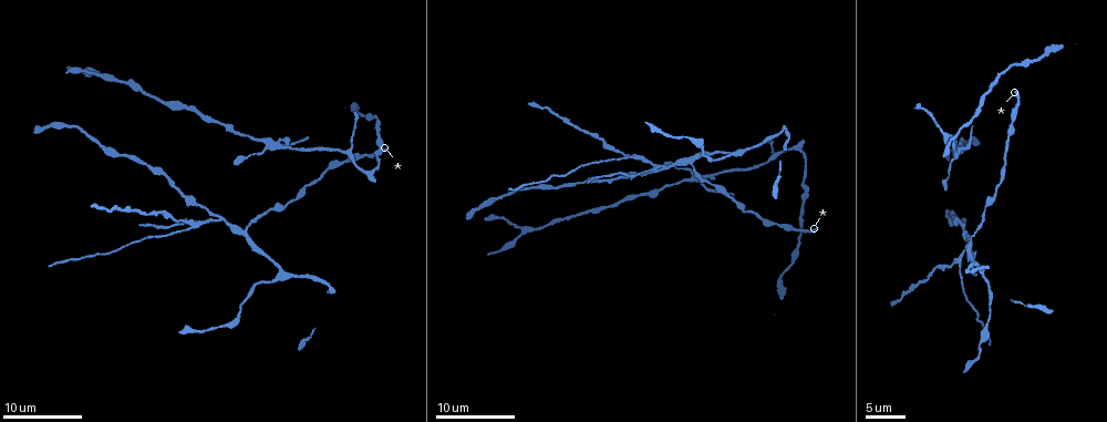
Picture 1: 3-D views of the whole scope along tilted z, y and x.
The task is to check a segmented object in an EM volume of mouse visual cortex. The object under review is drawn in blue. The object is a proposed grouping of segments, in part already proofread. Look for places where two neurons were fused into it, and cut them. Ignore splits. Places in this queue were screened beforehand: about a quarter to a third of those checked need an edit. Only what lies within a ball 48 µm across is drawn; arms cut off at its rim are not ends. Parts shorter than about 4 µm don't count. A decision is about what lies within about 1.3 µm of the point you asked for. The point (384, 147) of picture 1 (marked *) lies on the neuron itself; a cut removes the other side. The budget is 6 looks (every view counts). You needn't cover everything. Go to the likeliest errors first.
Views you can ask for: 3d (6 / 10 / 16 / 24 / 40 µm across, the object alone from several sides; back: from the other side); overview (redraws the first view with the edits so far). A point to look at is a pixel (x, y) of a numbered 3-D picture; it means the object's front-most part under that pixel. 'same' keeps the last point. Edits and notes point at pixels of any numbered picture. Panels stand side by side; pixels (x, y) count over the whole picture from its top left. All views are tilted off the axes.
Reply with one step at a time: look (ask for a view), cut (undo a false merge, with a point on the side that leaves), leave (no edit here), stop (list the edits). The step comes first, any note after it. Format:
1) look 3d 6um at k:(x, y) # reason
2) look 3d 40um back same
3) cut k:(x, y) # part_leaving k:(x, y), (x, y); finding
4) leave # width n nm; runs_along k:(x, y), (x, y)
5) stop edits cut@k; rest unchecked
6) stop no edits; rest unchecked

look 3d 16um at 1:(693, 178) # thin arm on a thick one

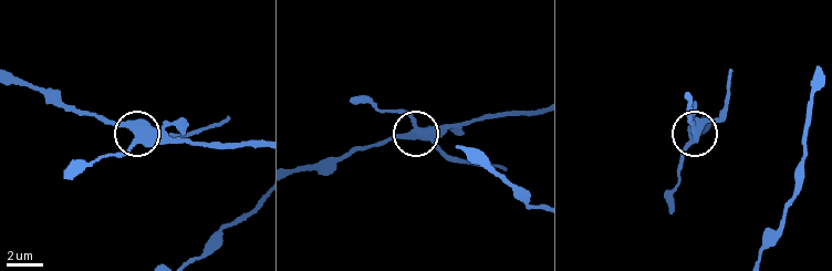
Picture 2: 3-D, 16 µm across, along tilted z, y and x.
cut 2:(134, 146) # arms 3; part_leaving 2:(144, 137), (122, 153), (108, 153), (82, 165), (66, 178); a second neuron is stuck on

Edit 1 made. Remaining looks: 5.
look overview

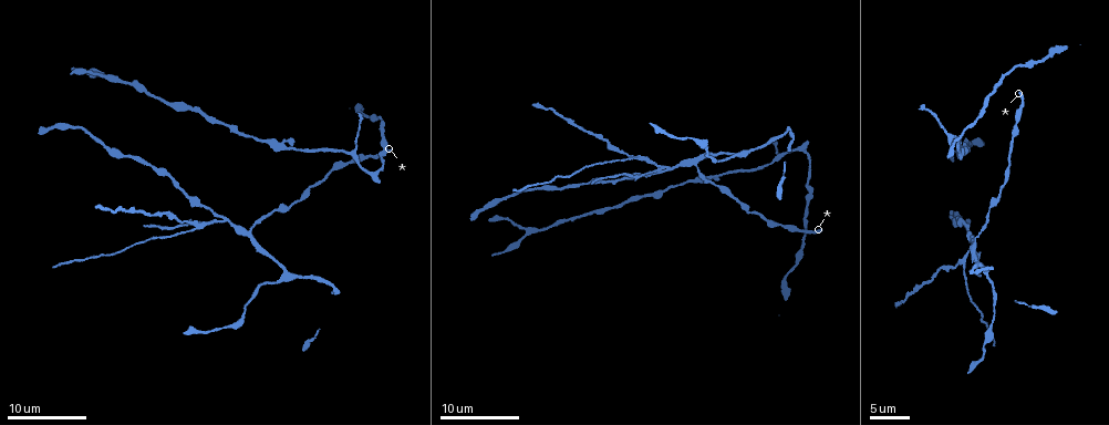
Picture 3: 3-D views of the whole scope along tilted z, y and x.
look 3d 6um at 3:(528, 232) # branch point

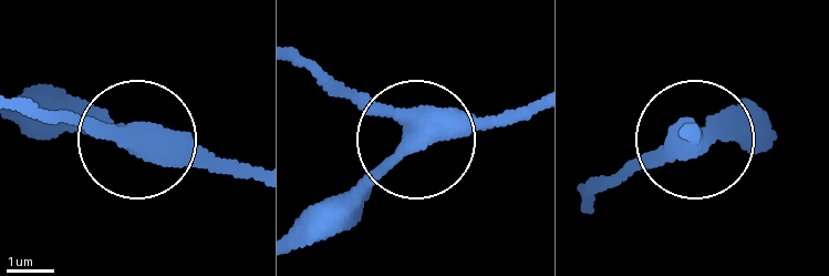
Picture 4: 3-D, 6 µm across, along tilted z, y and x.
leave # side_arm 6 um; arms 3; one neuron here

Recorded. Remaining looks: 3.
look 3d 10um at 3:(694, 159) # arms part here

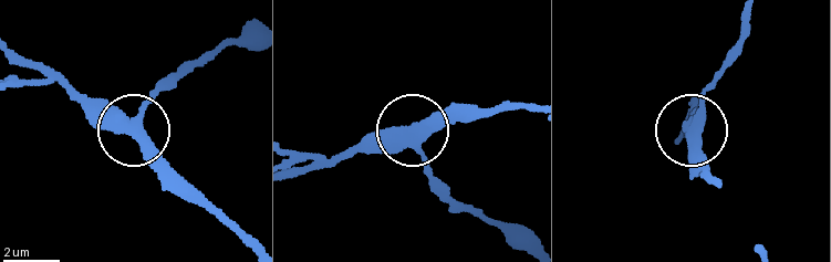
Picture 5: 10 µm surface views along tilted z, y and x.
leave # arms 3; runs_along 5:(751, 13), (743, 41), (704, 102), (696, 136), (705, 163); continuous, no second neuron

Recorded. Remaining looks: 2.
stop edits cut@2; rest unchecked

